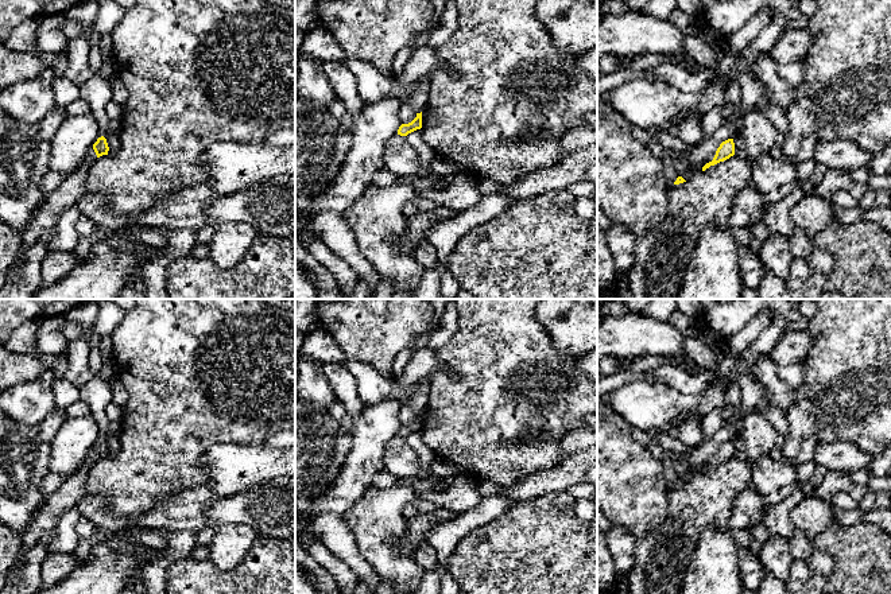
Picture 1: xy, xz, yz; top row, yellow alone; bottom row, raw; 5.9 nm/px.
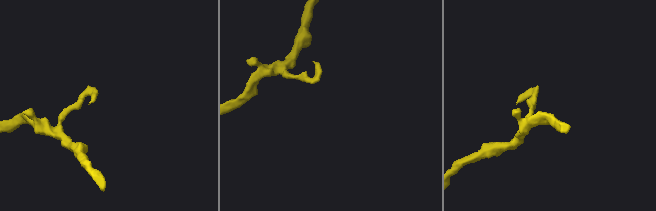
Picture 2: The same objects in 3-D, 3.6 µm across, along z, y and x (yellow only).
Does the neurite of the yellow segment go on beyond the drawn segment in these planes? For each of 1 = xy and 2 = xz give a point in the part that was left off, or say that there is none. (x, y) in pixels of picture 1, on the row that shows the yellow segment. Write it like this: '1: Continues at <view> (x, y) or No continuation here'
1: No continuation here
2: No continuation here

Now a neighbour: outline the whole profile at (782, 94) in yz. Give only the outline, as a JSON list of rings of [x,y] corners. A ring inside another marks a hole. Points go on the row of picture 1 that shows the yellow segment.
[[[767,53],[758,58],[752,71],[756,74],[760,84],[771,92],[771,102],[785,112],[794,100],[795,88],[778,75],[776,67],[776,63]]]

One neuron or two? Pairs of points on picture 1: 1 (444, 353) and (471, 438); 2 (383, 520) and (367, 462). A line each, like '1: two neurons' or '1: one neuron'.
1: one neuron
2: two neurons

